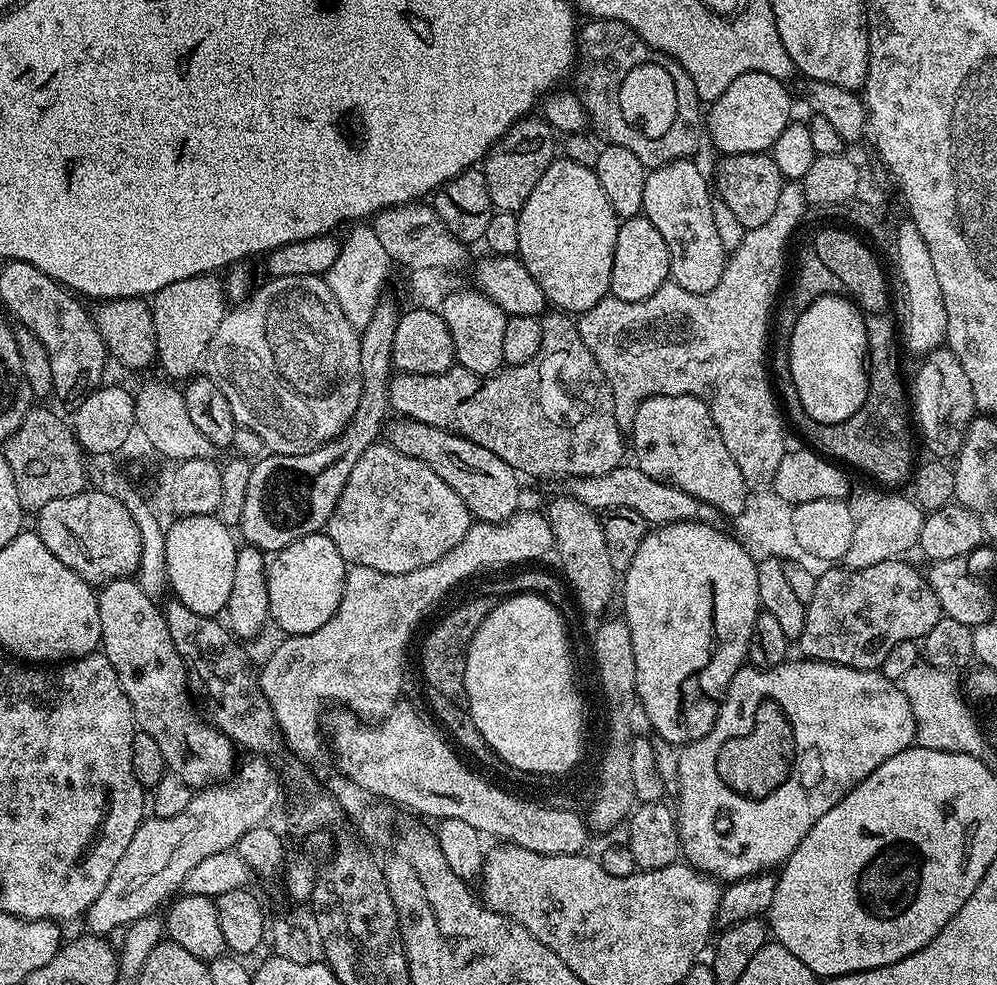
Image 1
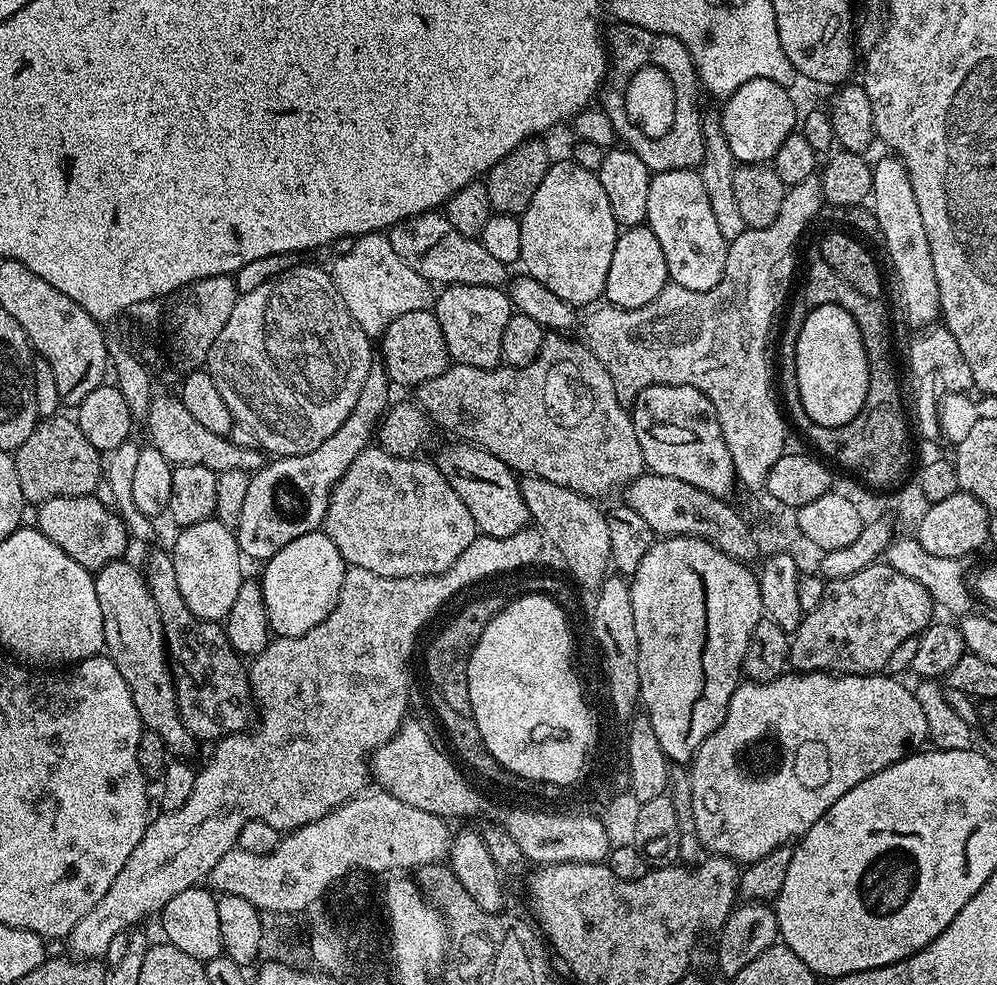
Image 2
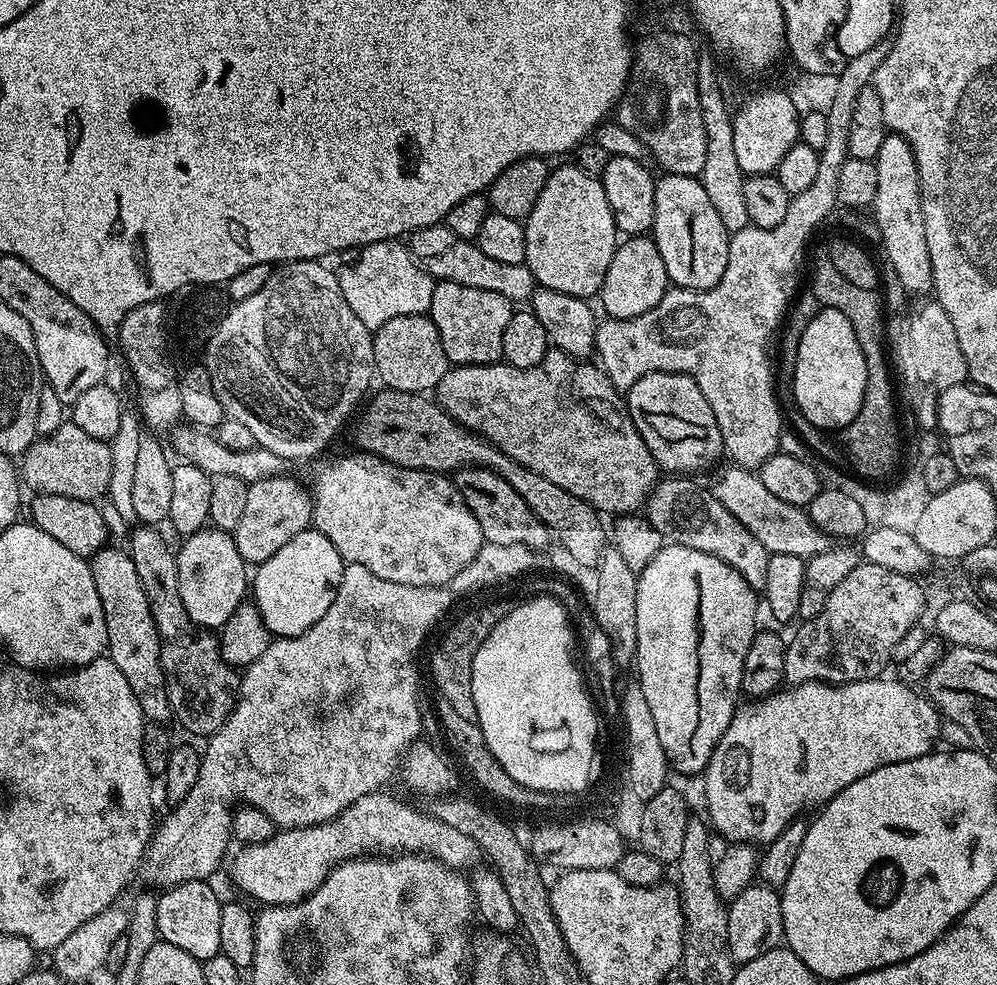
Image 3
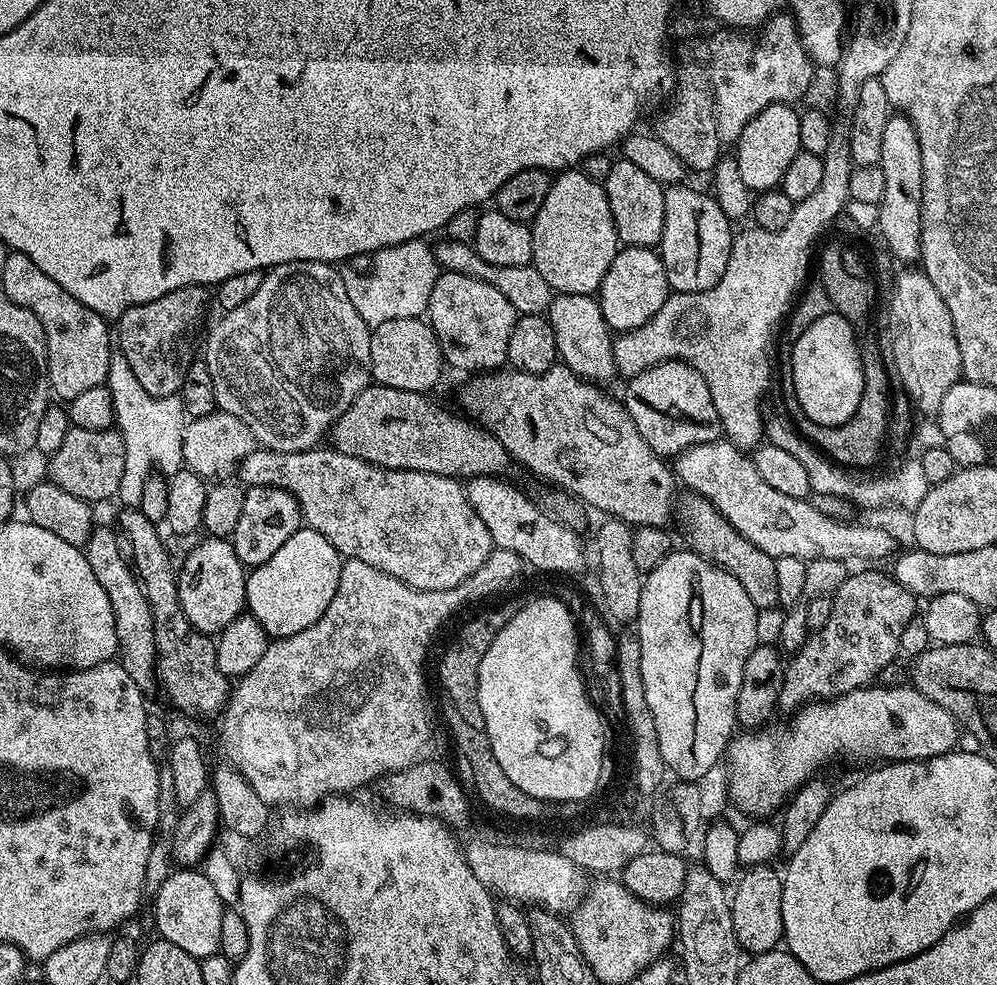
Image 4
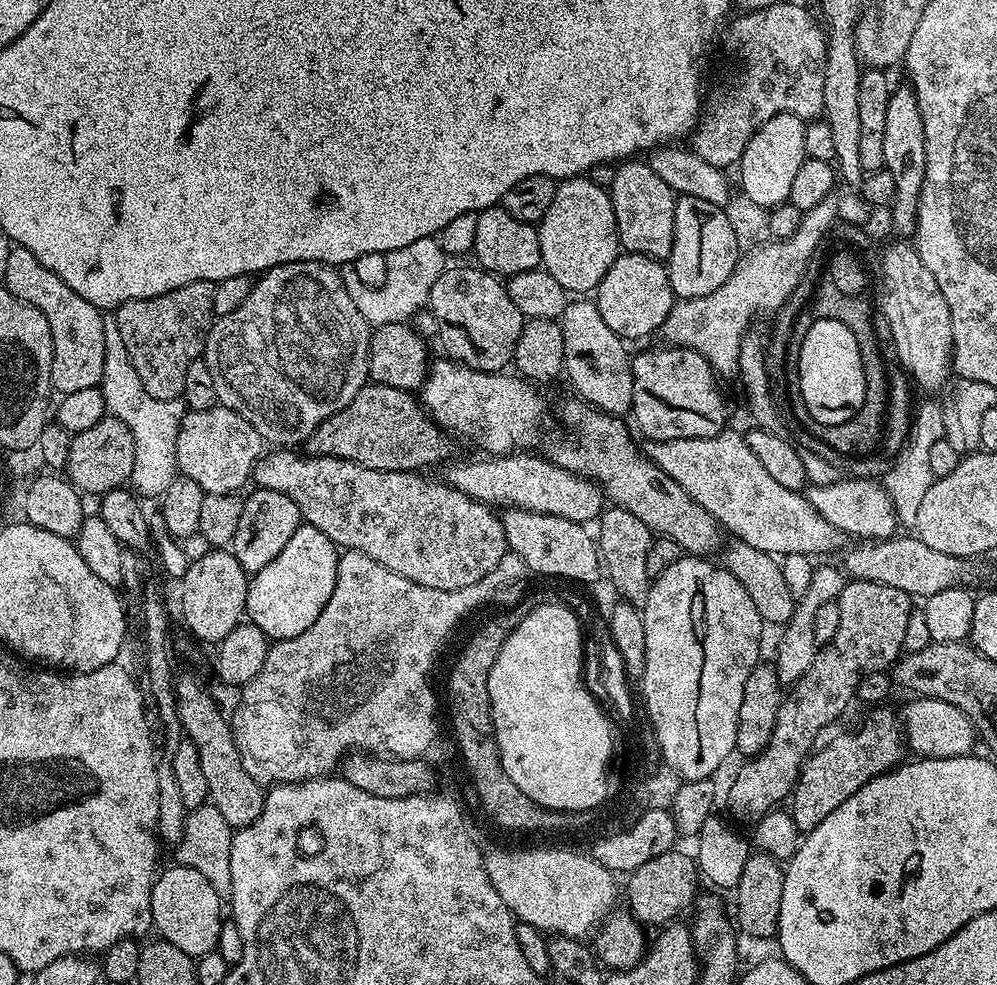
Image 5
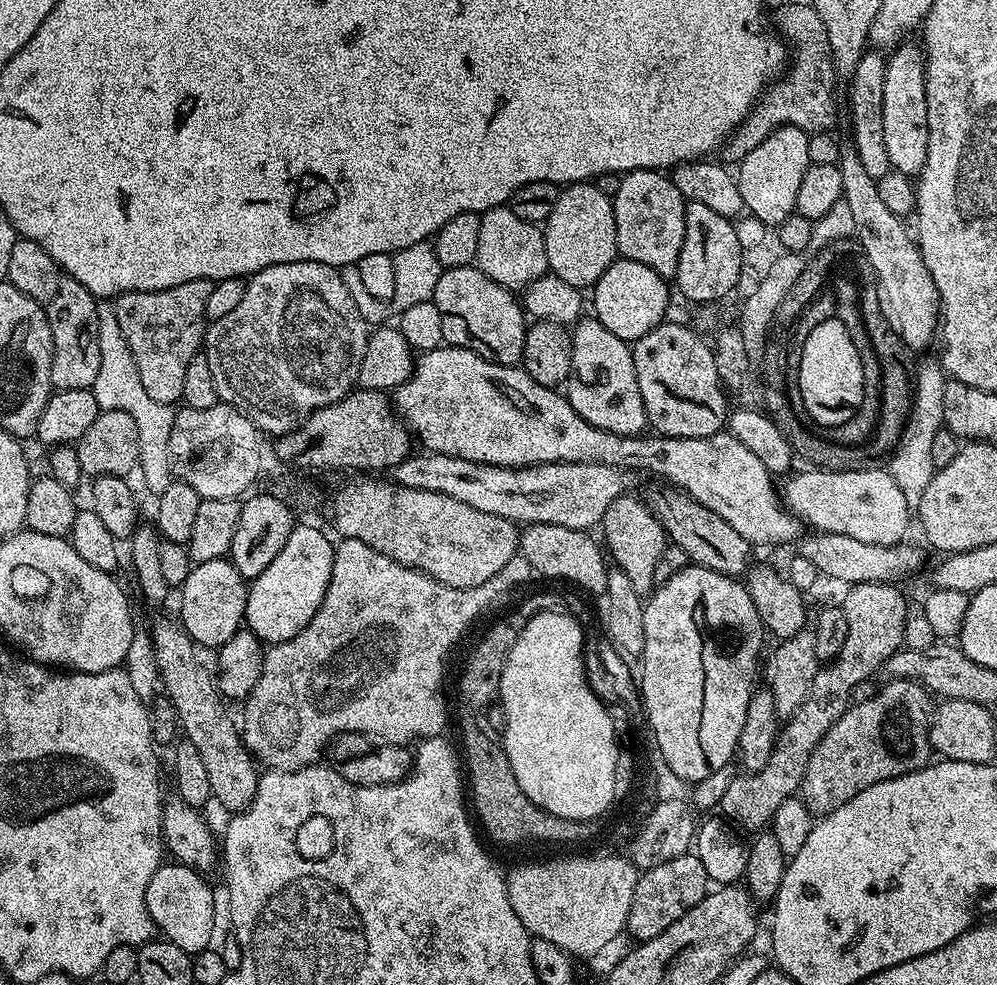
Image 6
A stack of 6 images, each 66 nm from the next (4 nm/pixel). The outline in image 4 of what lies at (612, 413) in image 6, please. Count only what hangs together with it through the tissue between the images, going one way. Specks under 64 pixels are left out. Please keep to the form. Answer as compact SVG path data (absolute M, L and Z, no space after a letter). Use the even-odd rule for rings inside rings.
M556 294L546 313L550 326L554 326L554 338L559 359L574 374L601 386L607 380L617 379L616 363L612 353L613 337L608 323L602 318L600 301L595 295Z

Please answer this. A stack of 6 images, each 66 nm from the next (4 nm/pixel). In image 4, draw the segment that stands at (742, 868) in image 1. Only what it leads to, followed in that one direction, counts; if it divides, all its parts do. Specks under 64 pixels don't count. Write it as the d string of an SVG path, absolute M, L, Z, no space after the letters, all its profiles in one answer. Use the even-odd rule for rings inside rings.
M865 686L835 696L832 700L806 704L789 720L792 721L781 728L764 726L759 730L741 731L733 735L732 743L728 745L728 796L738 811L752 816L748 818L768 818L775 808L776 811L783 809L792 793L802 787L809 778L815 777L819 773L816 771L826 767L836 755L840 755L844 760L929 760L931 756L941 756L953 751L962 735L962 728L956 723L956 717L942 710L938 702L930 702L926 694L911 686Z

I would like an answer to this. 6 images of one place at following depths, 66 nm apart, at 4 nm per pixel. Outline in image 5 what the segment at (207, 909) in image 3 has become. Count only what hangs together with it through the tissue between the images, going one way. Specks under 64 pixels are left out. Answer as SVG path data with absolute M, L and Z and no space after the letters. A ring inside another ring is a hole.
M171 866L159 873L152 884L152 927L159 939L170 942L182 950L182 954L199 958L216 951L222 917L220 904L222 897L214 892L214 887L205 875L192 868Z

